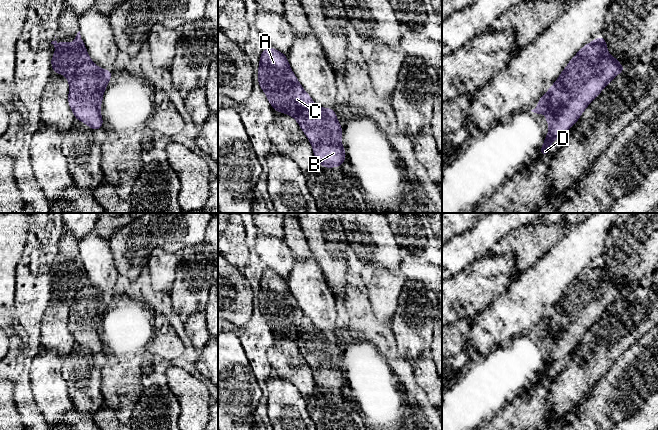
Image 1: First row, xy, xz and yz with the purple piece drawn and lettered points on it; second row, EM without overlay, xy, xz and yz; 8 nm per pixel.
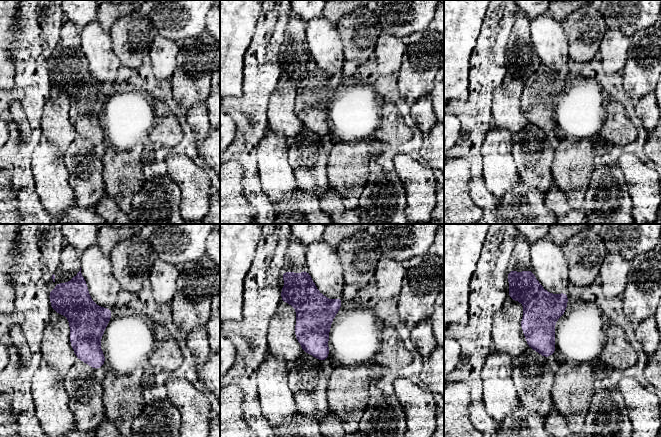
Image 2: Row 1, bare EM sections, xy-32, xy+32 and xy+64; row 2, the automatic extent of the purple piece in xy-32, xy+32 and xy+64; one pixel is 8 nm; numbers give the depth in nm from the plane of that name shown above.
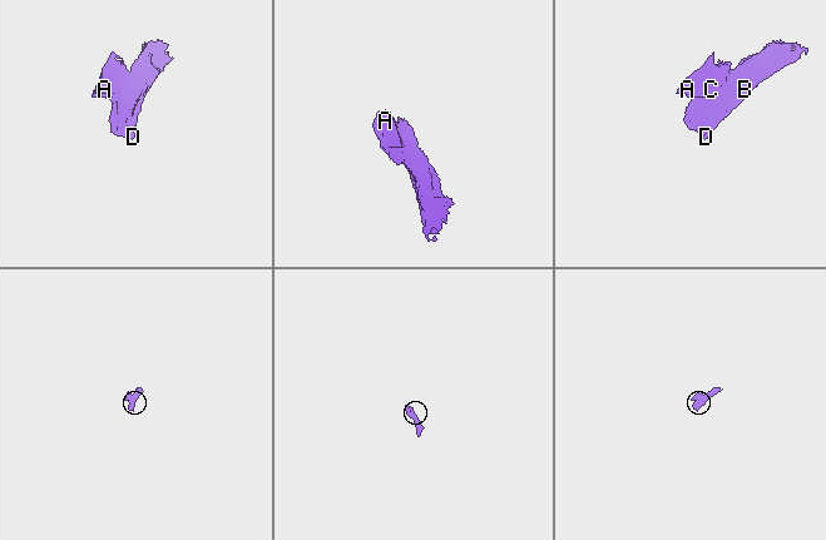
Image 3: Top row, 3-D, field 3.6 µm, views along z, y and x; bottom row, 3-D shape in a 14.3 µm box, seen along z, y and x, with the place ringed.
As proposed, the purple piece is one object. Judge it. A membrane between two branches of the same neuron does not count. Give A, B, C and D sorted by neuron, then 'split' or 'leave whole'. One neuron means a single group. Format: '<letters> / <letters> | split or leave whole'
A C / B D | split

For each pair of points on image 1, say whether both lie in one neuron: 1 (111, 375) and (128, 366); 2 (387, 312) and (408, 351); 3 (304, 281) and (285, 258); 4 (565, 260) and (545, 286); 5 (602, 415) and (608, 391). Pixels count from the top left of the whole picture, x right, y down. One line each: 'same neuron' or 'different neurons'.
1: same neuron
2: different neurons
3: different neurons
4: same neuron
5: same neuron

